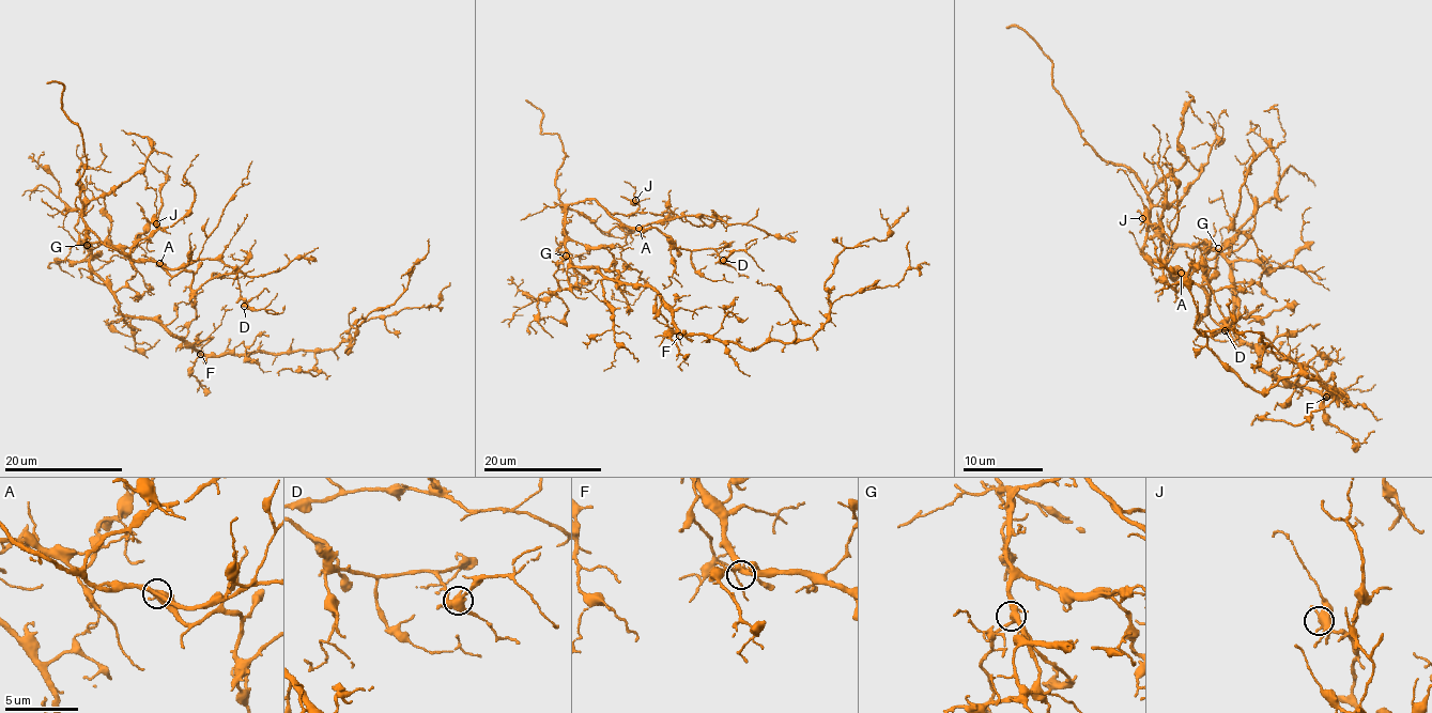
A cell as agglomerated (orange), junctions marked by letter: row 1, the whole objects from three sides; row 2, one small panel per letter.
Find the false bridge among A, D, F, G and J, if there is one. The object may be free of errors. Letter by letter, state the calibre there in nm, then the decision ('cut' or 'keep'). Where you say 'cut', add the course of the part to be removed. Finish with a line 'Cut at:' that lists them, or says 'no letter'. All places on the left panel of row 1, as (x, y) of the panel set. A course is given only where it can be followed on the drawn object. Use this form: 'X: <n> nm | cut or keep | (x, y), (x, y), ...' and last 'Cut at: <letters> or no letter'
A: 400 nm | keep
D: 400 nm | keep
F: 320 nm | keep
G: 300 nm | keep
J: 460 nm | keep
Cut at: no letter

